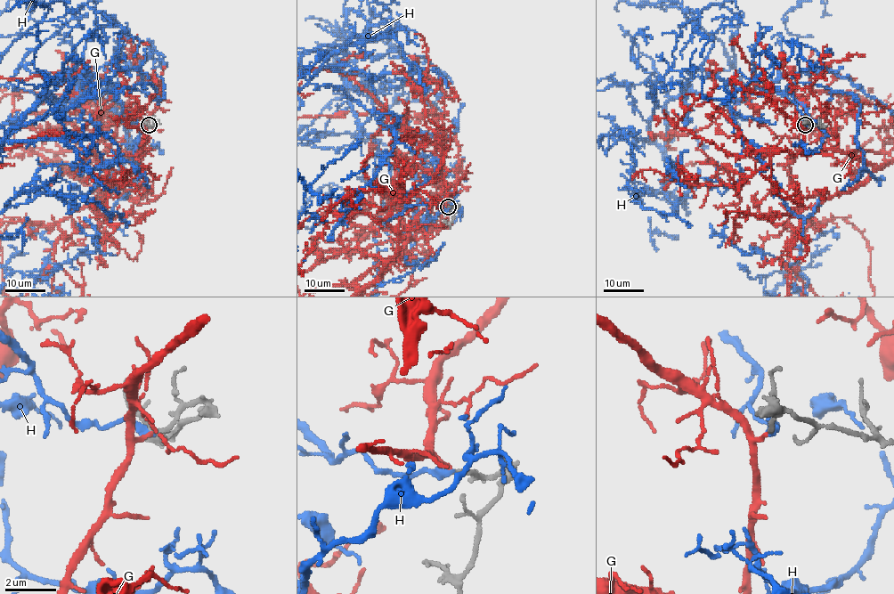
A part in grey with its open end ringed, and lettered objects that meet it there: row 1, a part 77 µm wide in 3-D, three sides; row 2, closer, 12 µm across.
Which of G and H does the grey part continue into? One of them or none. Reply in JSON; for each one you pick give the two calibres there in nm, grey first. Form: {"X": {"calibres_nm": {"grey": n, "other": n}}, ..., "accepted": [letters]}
{"G": {"calibres_nm": {"grey": 170, "other": 140}}, "accepted": ["G"]}

